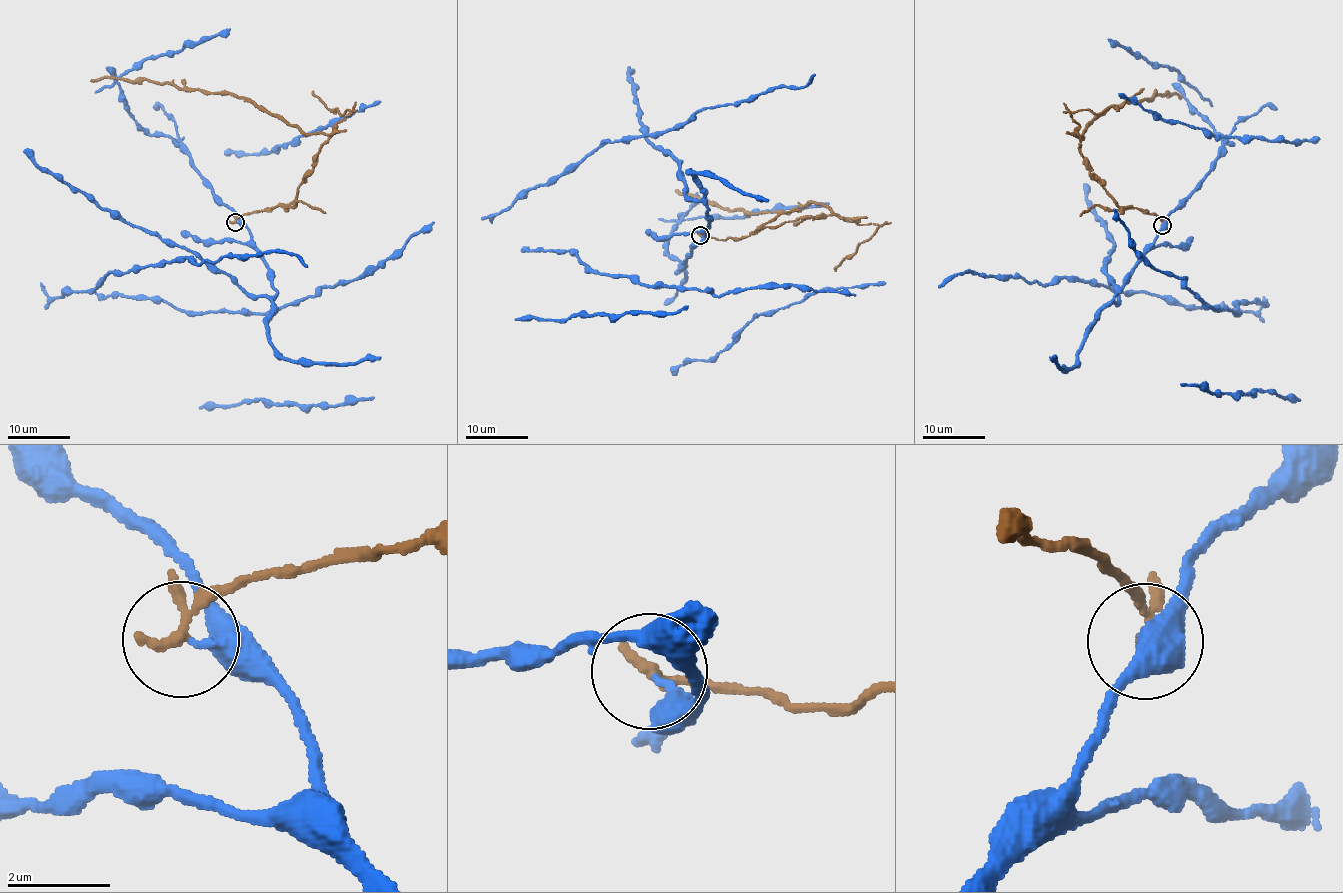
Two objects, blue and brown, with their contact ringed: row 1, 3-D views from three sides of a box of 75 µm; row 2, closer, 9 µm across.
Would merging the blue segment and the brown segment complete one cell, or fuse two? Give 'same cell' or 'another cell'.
another cell

